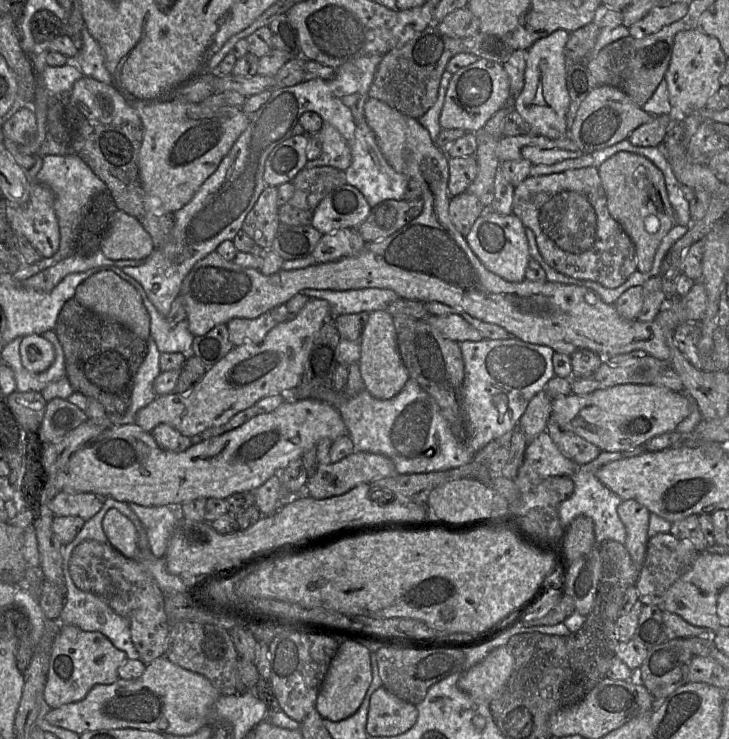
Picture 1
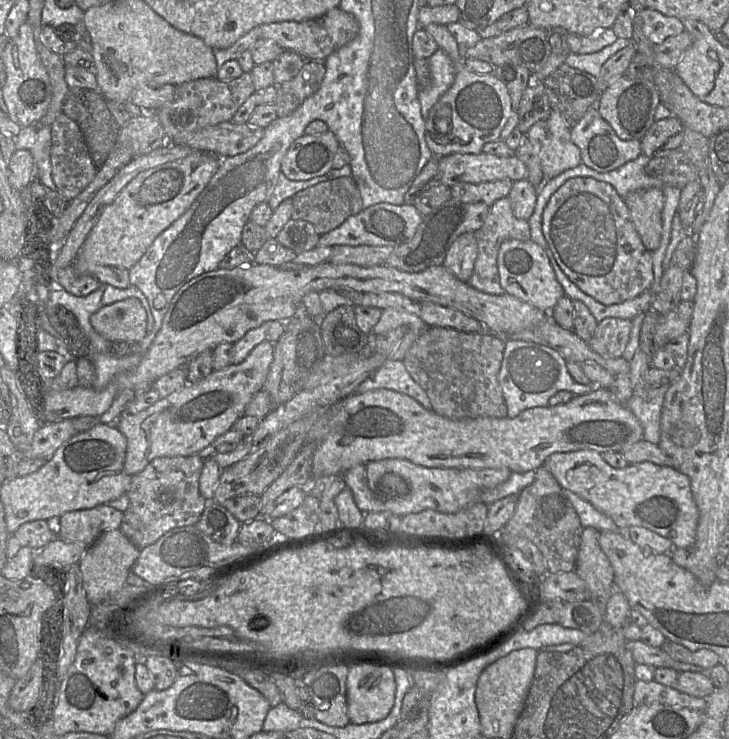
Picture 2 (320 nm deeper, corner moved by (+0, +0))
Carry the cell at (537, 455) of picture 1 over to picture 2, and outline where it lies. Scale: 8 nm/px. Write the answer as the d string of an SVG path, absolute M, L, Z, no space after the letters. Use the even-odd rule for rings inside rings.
M587 449L553 453L546 459L545 466L562 489L568 489L590 502L597 510L610 517L621 530L640 526L668 538L675 548L688 549L694 545L699 512L692 497L690 479L677 468L646 461L616 469L602 458L601 453Z

